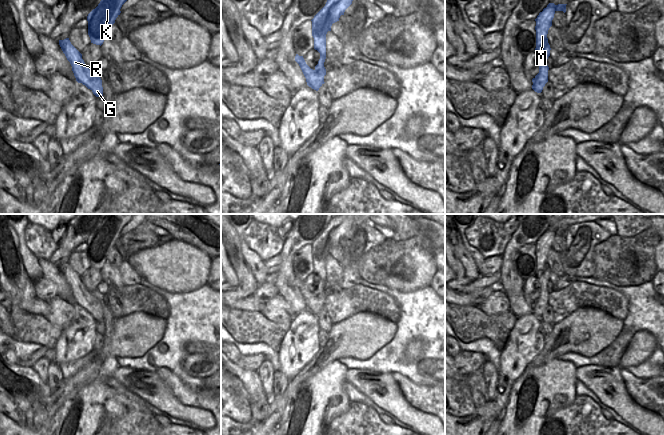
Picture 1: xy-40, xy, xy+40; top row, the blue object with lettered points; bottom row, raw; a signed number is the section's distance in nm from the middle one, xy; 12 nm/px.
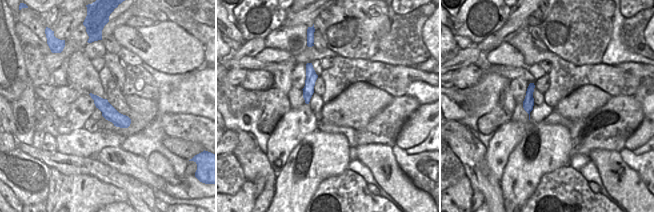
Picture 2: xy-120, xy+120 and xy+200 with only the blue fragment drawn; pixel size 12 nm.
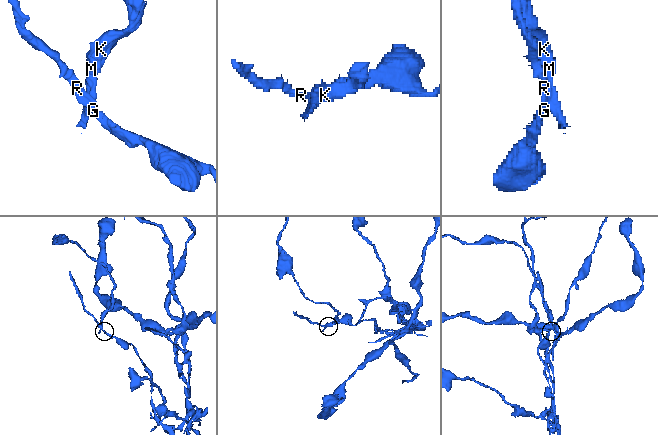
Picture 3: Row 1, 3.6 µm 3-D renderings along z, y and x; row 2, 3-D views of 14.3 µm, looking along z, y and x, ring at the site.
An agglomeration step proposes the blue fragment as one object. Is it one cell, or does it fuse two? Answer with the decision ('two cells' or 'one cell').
two cells

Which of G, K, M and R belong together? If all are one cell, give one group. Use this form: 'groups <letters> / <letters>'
groups G R / K M

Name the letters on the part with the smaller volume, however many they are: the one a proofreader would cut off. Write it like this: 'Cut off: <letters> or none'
Cut off: K, M

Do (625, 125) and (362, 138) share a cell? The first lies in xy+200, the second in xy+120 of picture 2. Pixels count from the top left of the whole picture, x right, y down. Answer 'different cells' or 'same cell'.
same cell

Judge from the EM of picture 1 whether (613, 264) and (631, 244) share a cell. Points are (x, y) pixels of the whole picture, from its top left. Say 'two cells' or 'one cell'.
one cell

